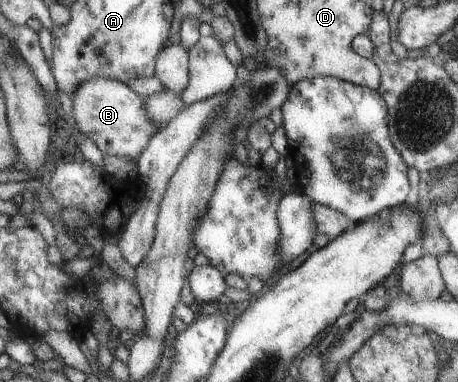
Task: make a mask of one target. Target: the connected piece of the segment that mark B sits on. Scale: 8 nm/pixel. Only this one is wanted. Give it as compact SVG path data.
M100 77L84 81L80 83L72 100L73 118L79 131L93 141L102 153L138 163L158 133L156 123L150 119L146 109L146 99L122 81Z

